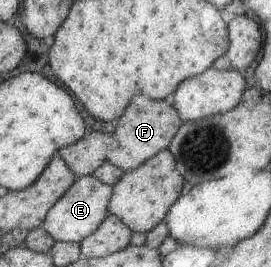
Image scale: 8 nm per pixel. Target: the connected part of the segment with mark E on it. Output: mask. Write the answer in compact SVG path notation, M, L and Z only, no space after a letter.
M92 174L76 177L73 184L55 201L46 212L41 226L54 241L66 243L81 242L91 234L108 215L107 203L112 195L112 187L103 184Z

